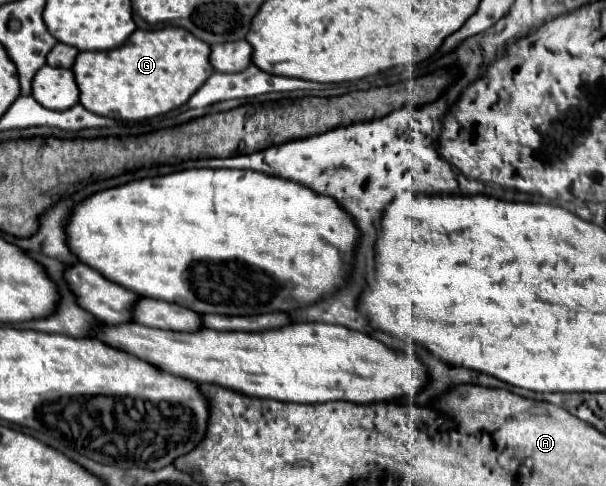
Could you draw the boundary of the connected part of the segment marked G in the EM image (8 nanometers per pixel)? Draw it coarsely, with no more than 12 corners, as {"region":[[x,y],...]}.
{"region":[[183,27],[137,29],[79,53],[79,103],[143,121],[209,79],[211,47]]}

